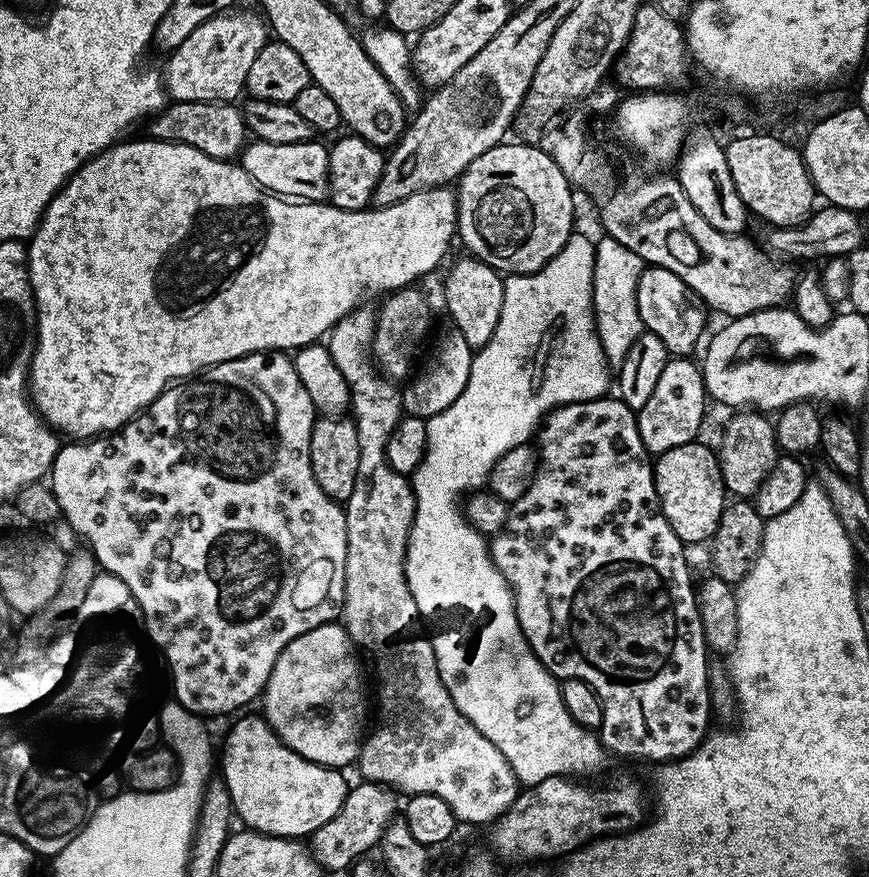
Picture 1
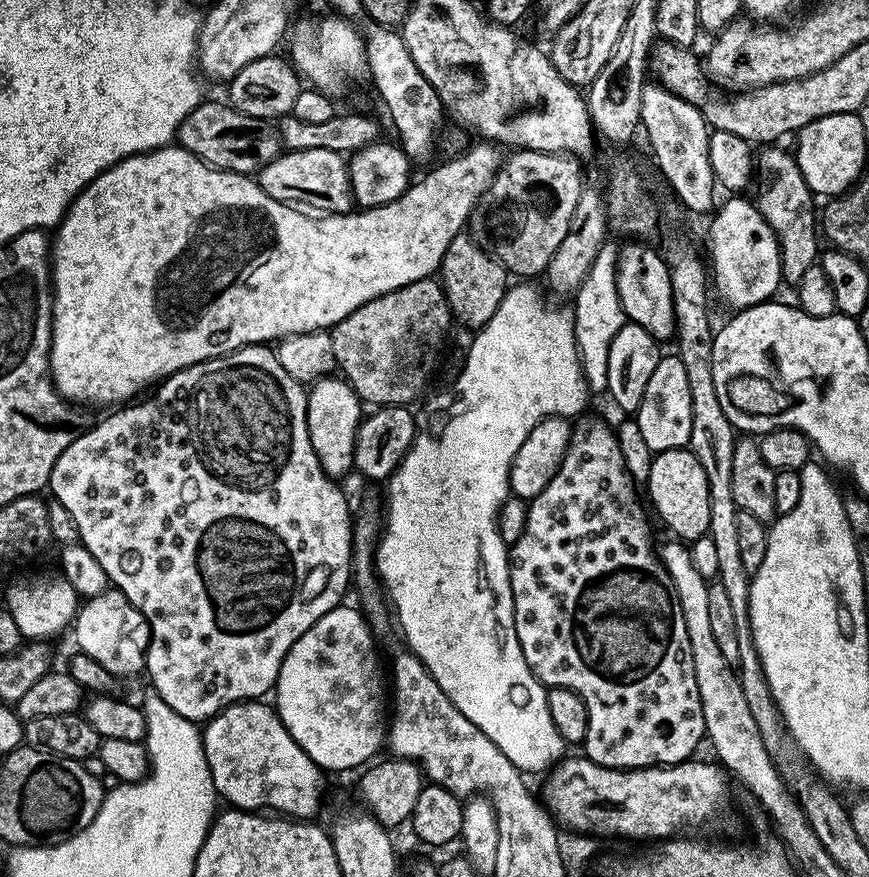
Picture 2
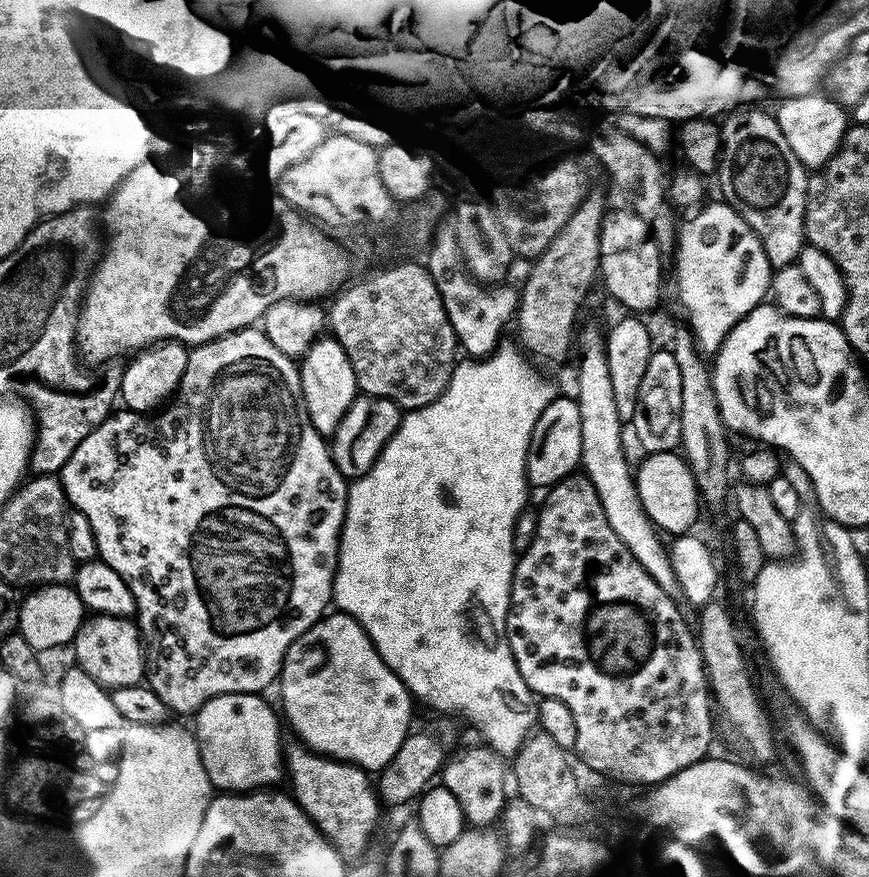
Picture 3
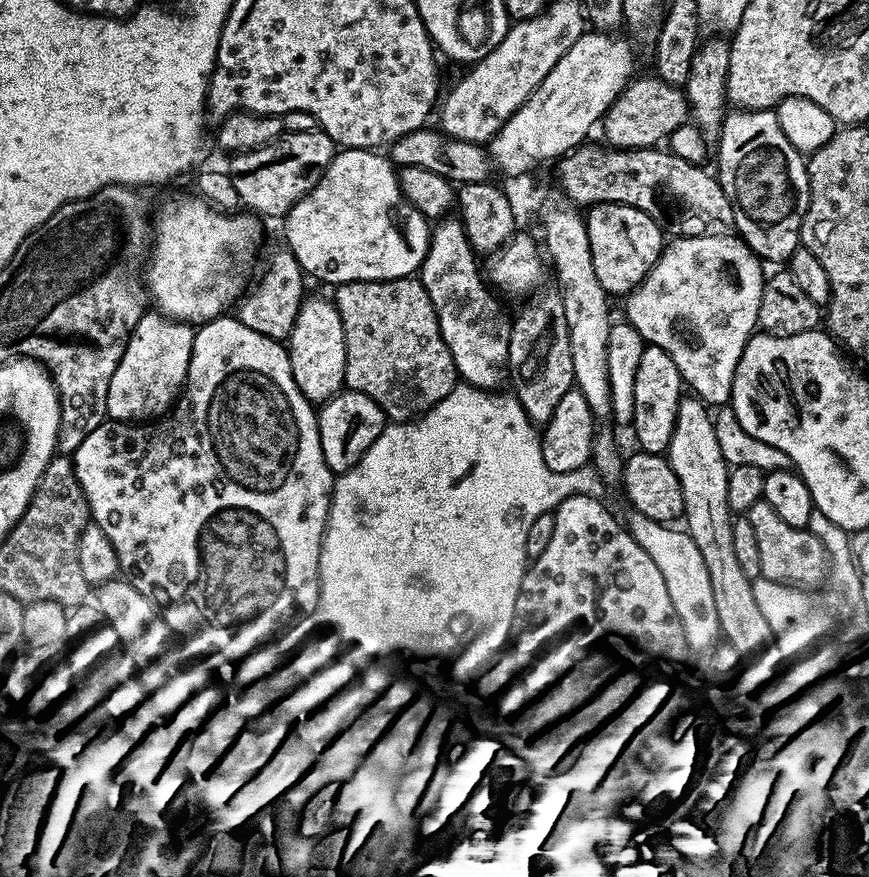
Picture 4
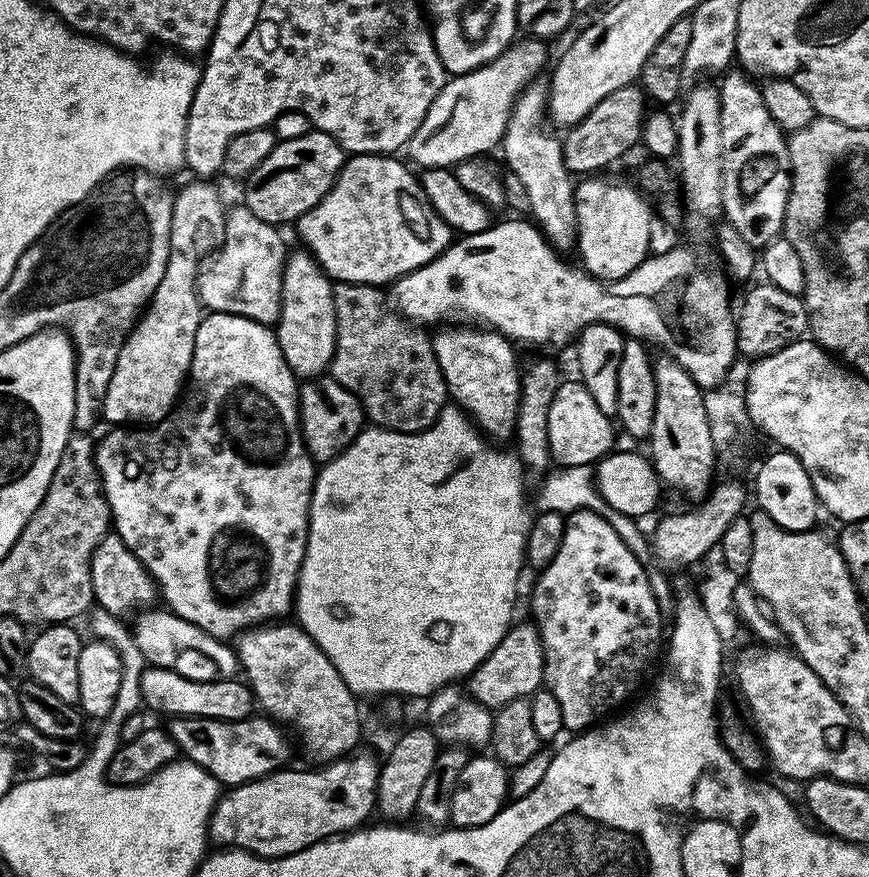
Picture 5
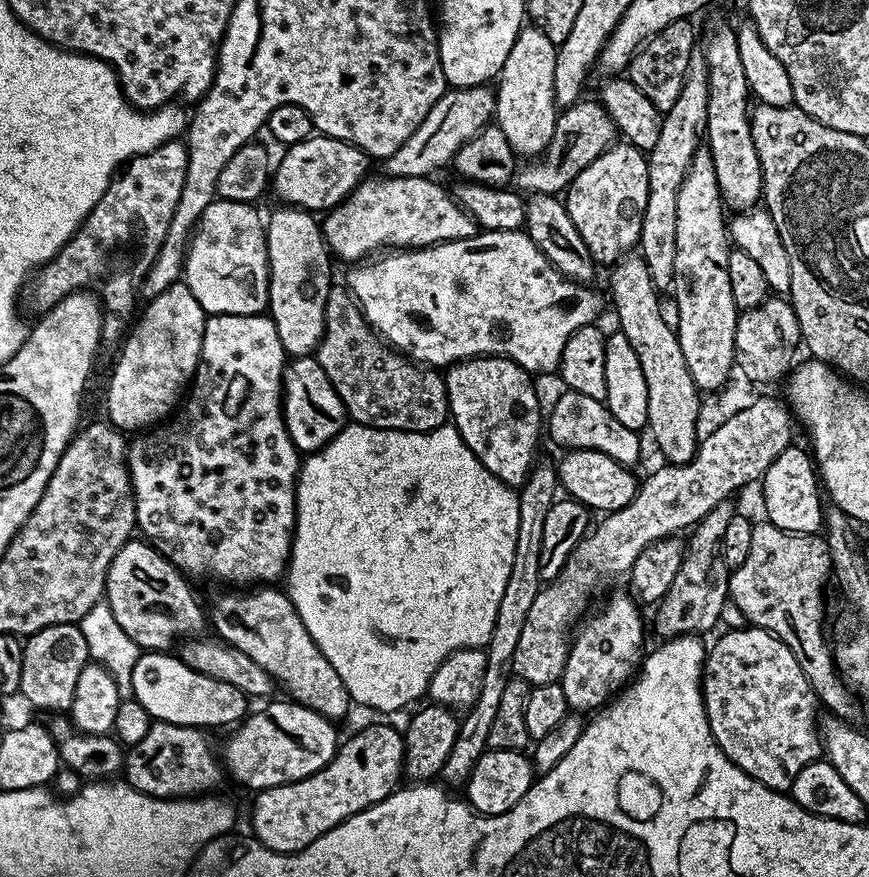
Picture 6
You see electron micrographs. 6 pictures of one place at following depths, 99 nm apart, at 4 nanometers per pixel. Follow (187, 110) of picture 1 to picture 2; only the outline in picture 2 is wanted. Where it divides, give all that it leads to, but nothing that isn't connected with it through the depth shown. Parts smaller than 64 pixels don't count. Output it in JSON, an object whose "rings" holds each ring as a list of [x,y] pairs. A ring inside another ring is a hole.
{"rings":[[[208,99],[194,110],[190,110],[190,114],[186,114],[174,140],[179,147],[214,168],[245,174],[259,173],[260,169],[267,166],[282,151],[280,130],[275,123],[240,113],[228,102],[219,104],[216,100]]]}

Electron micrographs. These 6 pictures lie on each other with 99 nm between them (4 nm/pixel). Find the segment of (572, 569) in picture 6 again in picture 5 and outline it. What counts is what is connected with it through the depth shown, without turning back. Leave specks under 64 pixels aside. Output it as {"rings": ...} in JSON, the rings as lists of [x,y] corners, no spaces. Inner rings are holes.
{"rings":[[[513,623],[508,632],[494,646],[494,650],[467,677],[466,692],[482,707],[498,710],[514,698],[531,697],[533,692],[541,691],[544,684],[544,647],[540,641],[540,632],[535,623]]]}

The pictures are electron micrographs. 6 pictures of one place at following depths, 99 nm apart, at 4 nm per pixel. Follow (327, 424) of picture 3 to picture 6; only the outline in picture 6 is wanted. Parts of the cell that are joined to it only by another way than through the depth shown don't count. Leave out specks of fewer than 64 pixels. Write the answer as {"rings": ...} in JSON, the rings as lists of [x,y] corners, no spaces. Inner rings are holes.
{"rings":[[[276,206],[276,209],[266,216],[264,237],[268,251],[267,315],[272,317],[274,326],[278,330],[278,338],[289,357],[312,356],[320,344],[320,334],[324,330],[326,298],[334,286],[331,272],[334,260],[328,251],[328,244],[324,241],[321,225],[313,213],[305,212],[302,208]]]}

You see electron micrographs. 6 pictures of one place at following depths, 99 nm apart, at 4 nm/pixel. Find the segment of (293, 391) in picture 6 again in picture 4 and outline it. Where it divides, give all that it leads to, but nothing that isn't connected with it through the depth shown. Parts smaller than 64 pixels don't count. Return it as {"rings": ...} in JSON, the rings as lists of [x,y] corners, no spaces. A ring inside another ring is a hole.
{"rings":[[[346,388],[325,401],[317,411],[319,441],[322,442],[323,458],[333,475],[349,472],[362,454],[374,444],[378,434],[382,434],[386,423],[384,411],[369,395]]]}

